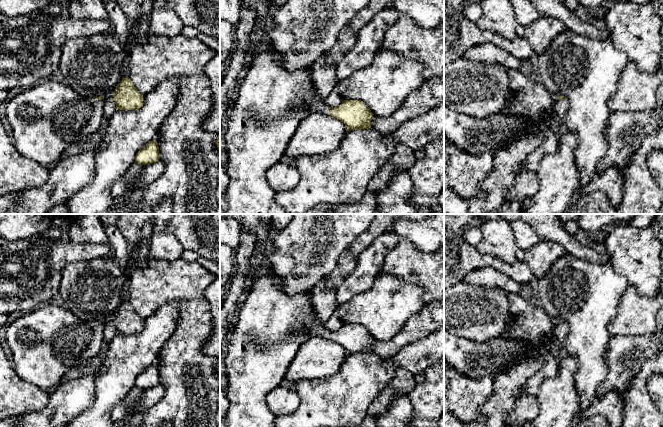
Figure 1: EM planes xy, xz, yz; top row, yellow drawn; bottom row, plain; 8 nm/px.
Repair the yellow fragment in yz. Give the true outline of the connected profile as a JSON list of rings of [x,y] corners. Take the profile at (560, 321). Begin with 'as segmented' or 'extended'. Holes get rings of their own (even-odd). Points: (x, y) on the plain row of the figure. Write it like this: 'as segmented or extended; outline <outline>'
extended; outline [[[559,320],[553,326],[551,333],[546,337],[546,341],[550,344],[550,349],[554,346],[557,349],[565,347],[565,339],[568,335],[569,326],[564,320]]]

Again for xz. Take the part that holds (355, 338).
extended; outline [[[269,264],[253,267],[249,286],[237,322],[232,326],[233,335],[224,361],[229,380],[225,391],[230,401],[226,422],[228,427],[277,427],[277,416],[268,408],[266,396],[285,382],[287,368],[305,341],[322,336],[340,344],[351,355],[370,353],[374,338],[361,324],[343,324],[336,331],[328,331],[313,310],[311,292],[287,295],[281,278]]]

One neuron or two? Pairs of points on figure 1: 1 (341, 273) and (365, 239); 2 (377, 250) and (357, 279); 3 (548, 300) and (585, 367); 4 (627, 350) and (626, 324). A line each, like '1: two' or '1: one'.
1: one
2: one
3: one
4: two

